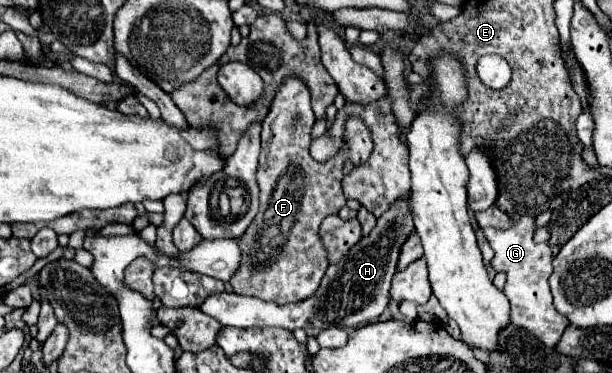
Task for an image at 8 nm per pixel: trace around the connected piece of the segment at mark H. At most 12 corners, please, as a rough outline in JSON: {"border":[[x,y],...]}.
{"border":[[399,197],[315,295],[277,305],[219,293],[201,311],[225,327],[353,329],[389,305],[415,231]]}

